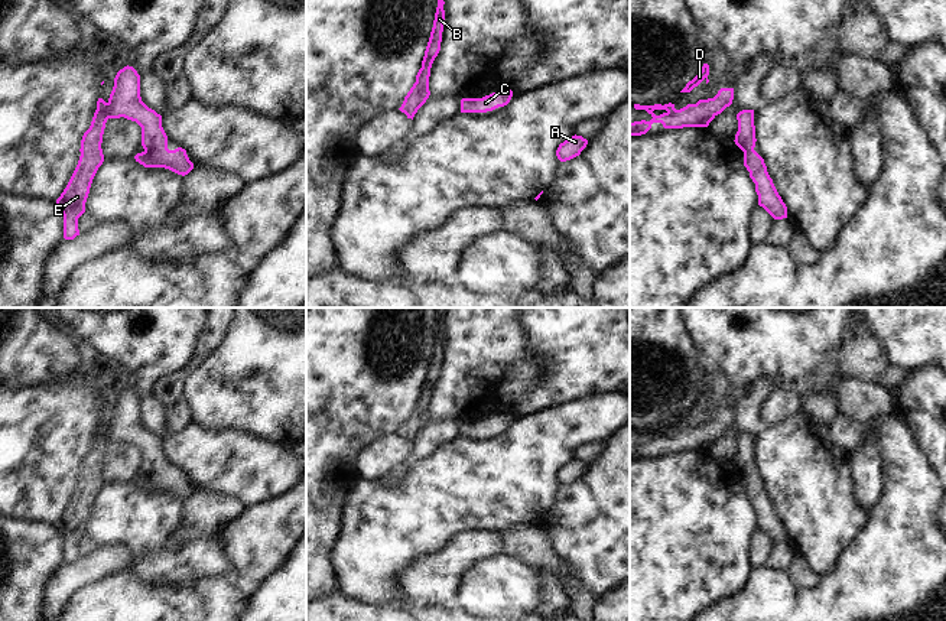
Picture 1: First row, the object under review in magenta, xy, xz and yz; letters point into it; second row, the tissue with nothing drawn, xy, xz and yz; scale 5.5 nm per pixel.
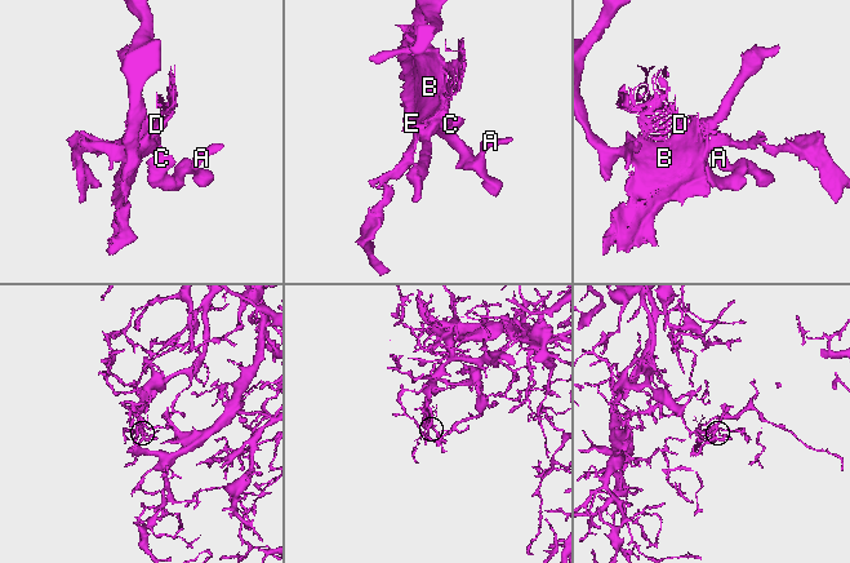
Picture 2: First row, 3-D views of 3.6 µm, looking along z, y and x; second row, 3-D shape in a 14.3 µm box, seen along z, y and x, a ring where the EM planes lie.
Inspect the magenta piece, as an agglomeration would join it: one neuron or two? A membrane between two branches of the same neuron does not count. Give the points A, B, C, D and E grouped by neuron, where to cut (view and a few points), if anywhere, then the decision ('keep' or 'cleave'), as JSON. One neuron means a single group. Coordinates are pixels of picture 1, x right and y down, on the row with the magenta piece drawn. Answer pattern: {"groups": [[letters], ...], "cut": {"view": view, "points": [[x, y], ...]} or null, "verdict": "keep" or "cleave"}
{"groups": [["A", "B", "C", "D", "E"]], "cut": null, "verdict": "keep"}

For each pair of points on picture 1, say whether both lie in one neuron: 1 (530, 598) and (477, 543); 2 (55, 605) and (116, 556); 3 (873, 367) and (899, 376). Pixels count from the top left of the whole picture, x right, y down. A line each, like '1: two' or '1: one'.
1: two
2: one
3: two

